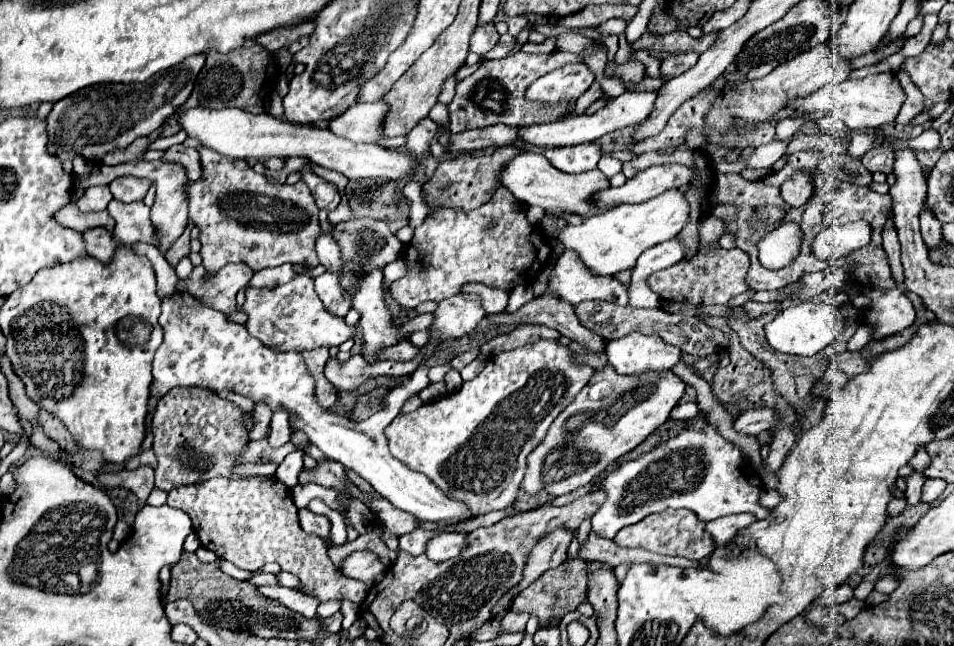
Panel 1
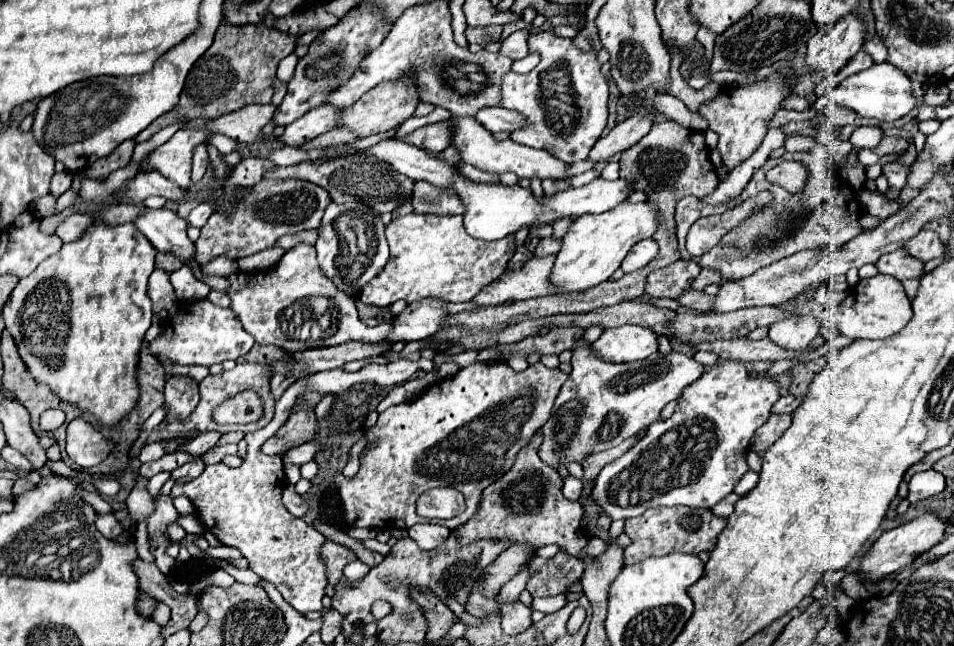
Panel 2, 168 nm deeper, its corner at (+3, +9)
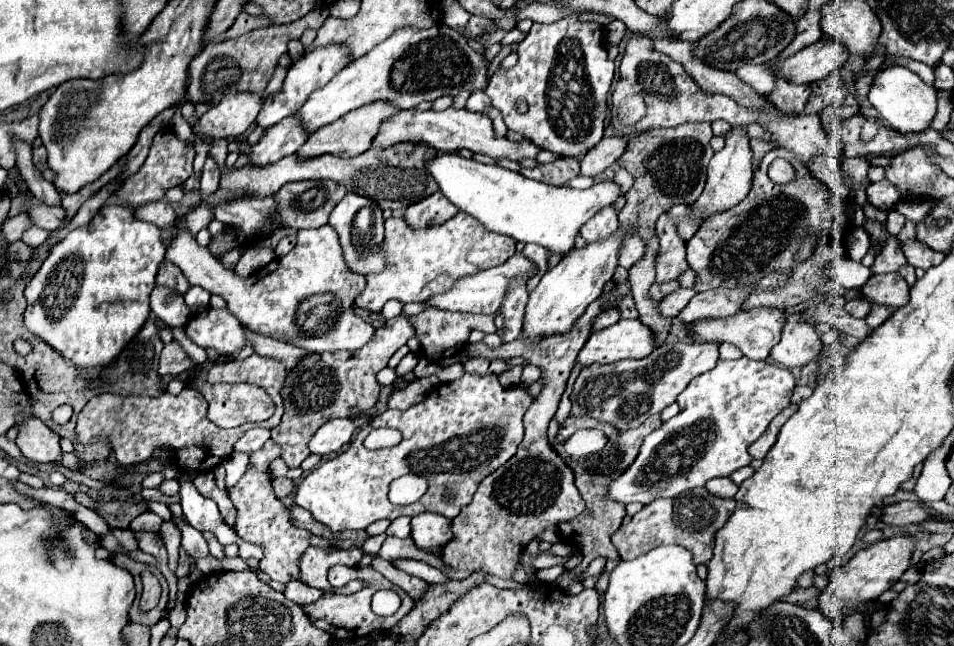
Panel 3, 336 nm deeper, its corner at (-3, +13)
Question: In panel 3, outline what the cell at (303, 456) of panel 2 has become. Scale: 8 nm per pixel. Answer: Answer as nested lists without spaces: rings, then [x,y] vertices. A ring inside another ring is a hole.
[[[331,419],[331,421],[327,421],[309,441],[311,453],[329,455],[329,453],[341,451],[343,445],[347,445],[351,441],[351,435],[355,433],[355,429],[361,423],[363,423],[361,419]]]

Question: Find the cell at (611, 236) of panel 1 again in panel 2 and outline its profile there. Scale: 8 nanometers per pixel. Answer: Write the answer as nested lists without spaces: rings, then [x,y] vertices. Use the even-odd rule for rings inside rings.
[[[623,201],[615,209],[601,215],[581,215],[567,229],[561,251],[557,255],[551,281],[559,287],[559,293],[573,293],[591,289],[603,281],[607,281],[613,271],[619,269],[621,261],[629,253],[629,249],[641,239],[653,237],[659,227],[657,221],[657,205],[651,201],[629,203]]]

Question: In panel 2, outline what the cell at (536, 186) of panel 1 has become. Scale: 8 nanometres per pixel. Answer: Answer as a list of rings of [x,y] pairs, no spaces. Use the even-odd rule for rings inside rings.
[[[459,117],[459,119],[451,119],[453,123],[453,135],[455,141],[453,145],[461,151],[461,159],[481,171],[491,171],[491,173],[515,173],[519,179],[533,179],[539,177],[543,179],[565,179],[569,181],[571,177],[567,175],[569,165],[565,161],[559,161],[557,157],[553,157],[551,153],[543,151],[543,149],[533,149],[527,145],[519,145],[511,139],[505,141],[495,141],[493,135],[475,121],[475,117]]]

